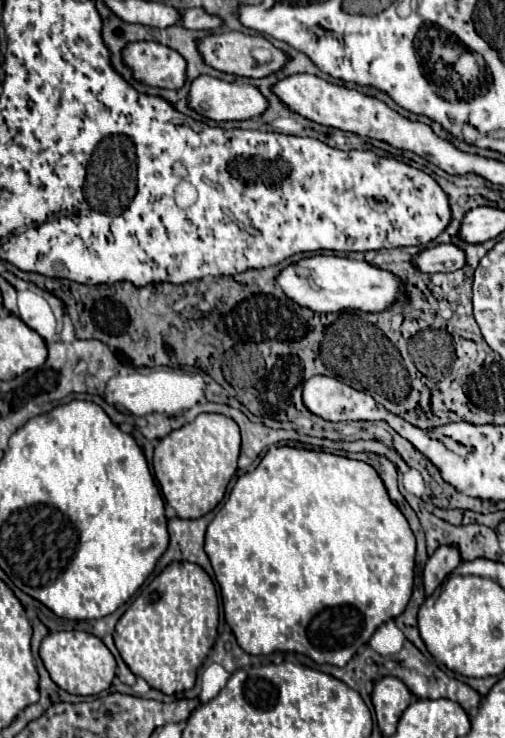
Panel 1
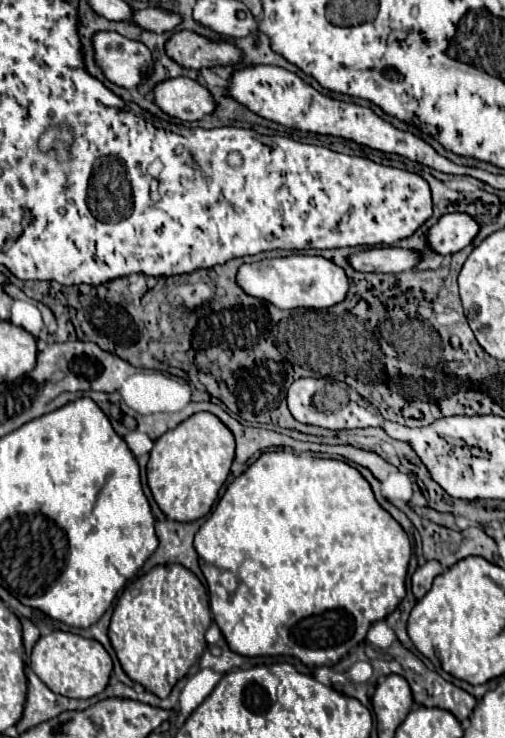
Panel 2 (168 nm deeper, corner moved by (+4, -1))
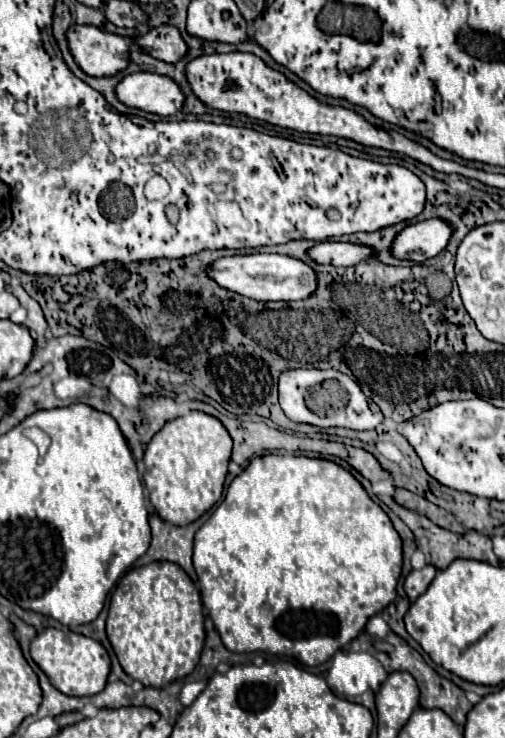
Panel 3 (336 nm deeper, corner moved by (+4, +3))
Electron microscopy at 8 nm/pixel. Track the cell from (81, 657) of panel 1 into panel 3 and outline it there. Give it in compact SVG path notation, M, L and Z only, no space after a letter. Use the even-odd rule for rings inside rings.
M48 628L38 634L30 644L32 660L46 672L52 686L68 696L92 696L104 690L110 672L110 658L98 640L86 638L76 632L62 632Z

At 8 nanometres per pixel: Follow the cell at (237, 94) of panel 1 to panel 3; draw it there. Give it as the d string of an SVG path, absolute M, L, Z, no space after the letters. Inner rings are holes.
M150 72L128 74L116 84L114 90L124 106L158 116L170 116L182 110L184 102L184 96L174 80Z

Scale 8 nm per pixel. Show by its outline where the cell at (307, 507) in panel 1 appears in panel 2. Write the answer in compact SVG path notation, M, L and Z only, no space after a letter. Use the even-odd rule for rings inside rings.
M274 450L264 452L242 476L238 476L220 498L218 506L210 514L210 518L196 532L194 548L200 556L200 568L208 582L210 592L210 608L214 612L214 620L220 626L230 650L242 656L296 656L306 666L334 666L338 664L354 646L358 646L368 628L384 620L390 612L396 610L400 600L406 594L406 570L410 560L410 540L404 528L376 502L374 492L368 480L348 462L320 458L312 453L292 452L292 450Z

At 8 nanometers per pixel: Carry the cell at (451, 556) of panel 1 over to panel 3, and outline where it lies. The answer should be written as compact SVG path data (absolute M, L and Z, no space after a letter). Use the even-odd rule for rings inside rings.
M424 566L422 570L412 570L408 576L406 576L406 582L404 582L404 590L410 598L410 602L414 602L420 594L426 592L428 584L434 580L436 576L436 568L434 566Z

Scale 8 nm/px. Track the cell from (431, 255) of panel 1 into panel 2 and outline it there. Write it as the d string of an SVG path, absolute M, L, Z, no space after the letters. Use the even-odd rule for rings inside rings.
M372 248L350 256L350 264L360 272L406 272L420 264L422 254L404 248Z

